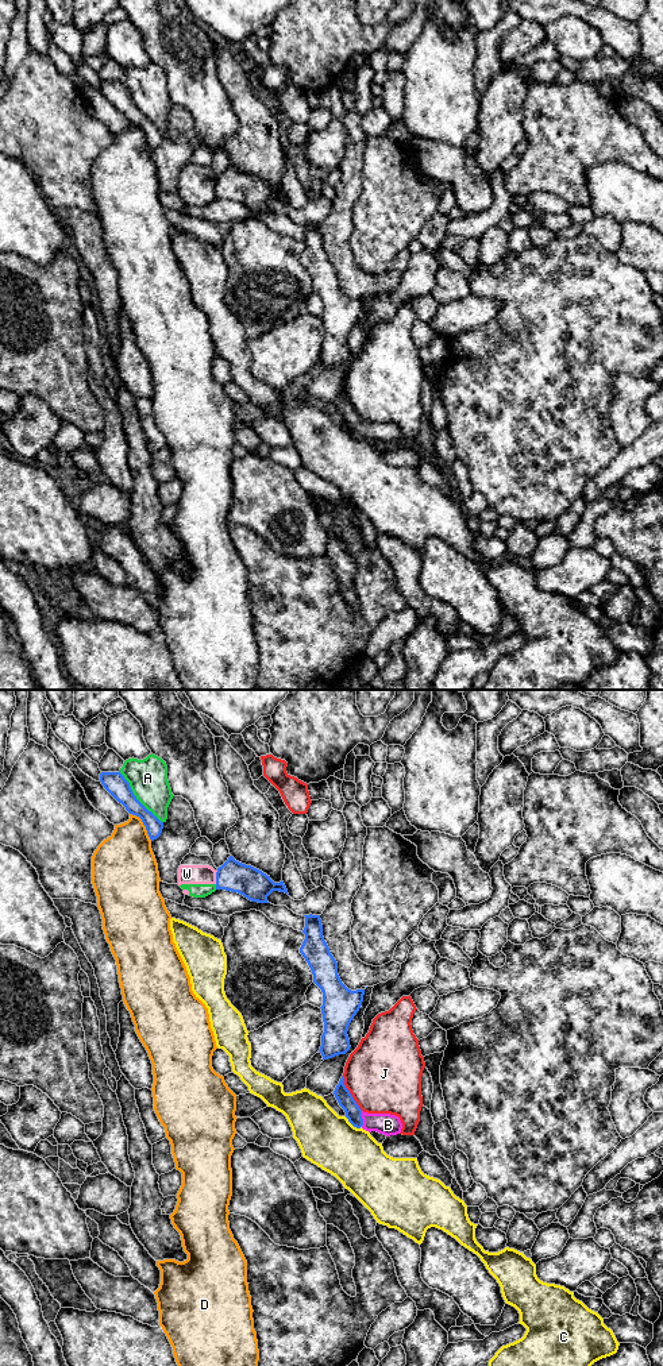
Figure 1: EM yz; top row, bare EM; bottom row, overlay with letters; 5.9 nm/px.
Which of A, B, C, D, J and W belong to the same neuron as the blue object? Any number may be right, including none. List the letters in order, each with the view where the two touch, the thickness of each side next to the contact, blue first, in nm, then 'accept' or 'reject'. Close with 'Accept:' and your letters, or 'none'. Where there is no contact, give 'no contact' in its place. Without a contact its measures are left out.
A: contact in yz; calibres 130 and 240 nm; reject
B: contact in yz; calibres 100 and 130 nm; accept
C: contact in yz; calibres 100 and 320 nm; reject
D: contact in yz; calibres 120 and 340 nm; reject
J: contact in yz; calibres 100 and 440 nm; reject
W: contact in yz; calibres 180 and 110 nm; reject
Accept: B

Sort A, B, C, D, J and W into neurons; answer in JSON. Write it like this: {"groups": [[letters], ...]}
{"groups": [["A", "W"], ["B"], ["C"], ["D"], ["J"]]}

